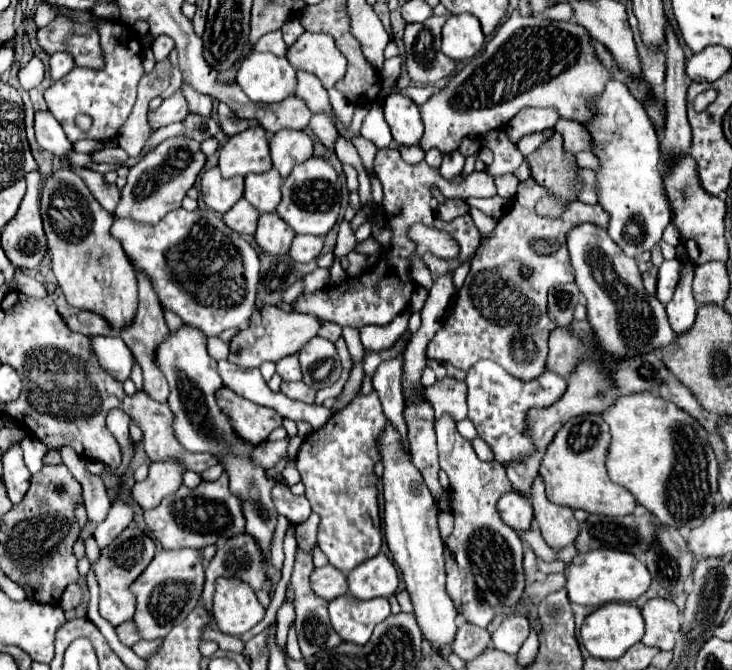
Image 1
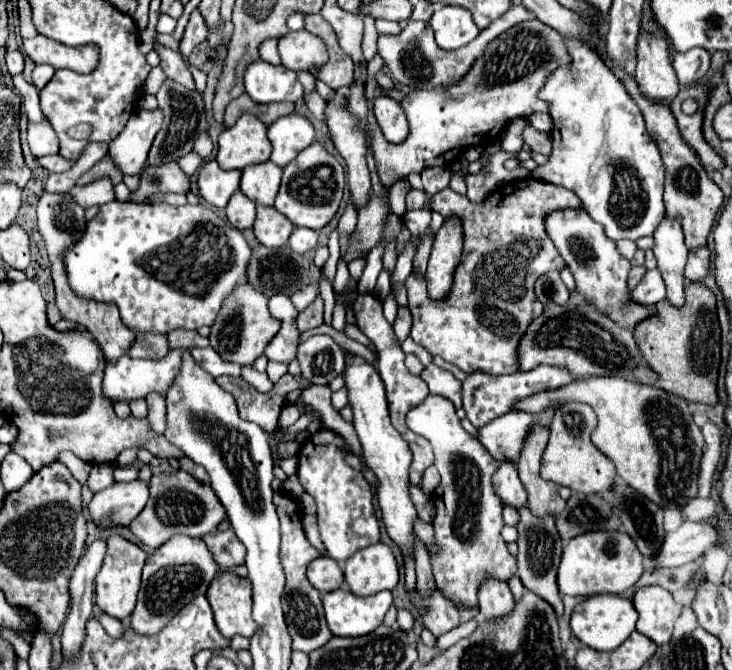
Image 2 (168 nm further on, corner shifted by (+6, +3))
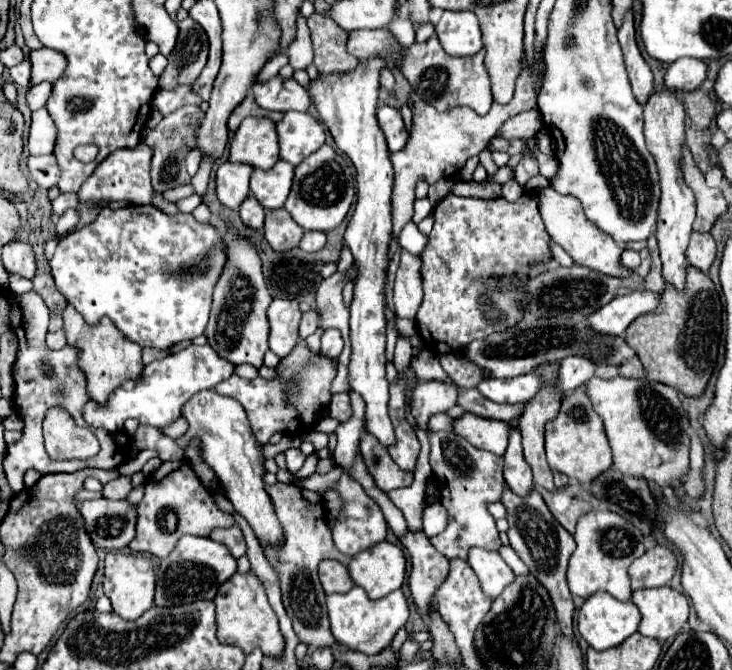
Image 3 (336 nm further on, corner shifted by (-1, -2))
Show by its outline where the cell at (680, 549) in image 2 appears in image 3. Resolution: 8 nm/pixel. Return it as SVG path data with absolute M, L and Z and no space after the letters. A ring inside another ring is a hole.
M653 546L631 564L629 568L631 590L665 586L673 578L677 566L679 564L673 550L665 546Z

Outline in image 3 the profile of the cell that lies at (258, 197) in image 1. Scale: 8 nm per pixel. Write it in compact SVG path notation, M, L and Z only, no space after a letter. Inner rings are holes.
M279 160L271 170L255 168L251 174L251 194L265 210L283 208L293 180L293 166Z

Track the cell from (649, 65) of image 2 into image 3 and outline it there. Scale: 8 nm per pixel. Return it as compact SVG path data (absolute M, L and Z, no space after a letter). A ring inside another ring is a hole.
M653 92L649 102L645 104L645 138L649 152L653 154L659 170L659 184L661 184L661 200L659 200L659 216L657 216L657 242L661 250L661 260L663 260L663 278L677 286L685 286L685 246L689 244L689 234L691 234L691 224L695 220L695 196L691 188L683 180L681 172L681 150L685 146L685 108L683 104L665 92Z

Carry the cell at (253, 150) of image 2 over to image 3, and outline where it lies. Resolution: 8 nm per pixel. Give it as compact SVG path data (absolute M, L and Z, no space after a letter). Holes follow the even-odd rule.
M255 116L245 118L231 140L229 160L255 168L273 168L279 160L279 138L275 122Z

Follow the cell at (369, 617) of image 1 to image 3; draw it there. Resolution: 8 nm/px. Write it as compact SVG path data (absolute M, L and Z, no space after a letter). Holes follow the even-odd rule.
M353 586L345 594L329 594L327 596L327 608L329 608L329 622L331 622L331 634L337 642L347 646L349 650L357 650L363 654L379 654L385 650L399 628L403 628L409 620L409 604L403 590L393 590L391 594L371 600L365 590L359 586Z

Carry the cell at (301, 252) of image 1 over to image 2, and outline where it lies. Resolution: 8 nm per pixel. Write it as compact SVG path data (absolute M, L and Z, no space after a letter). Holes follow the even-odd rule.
M296 227L294 233L290 235L288 245L296 251L296 253L306 253L310 249L318 247L318 233L306 227Z

